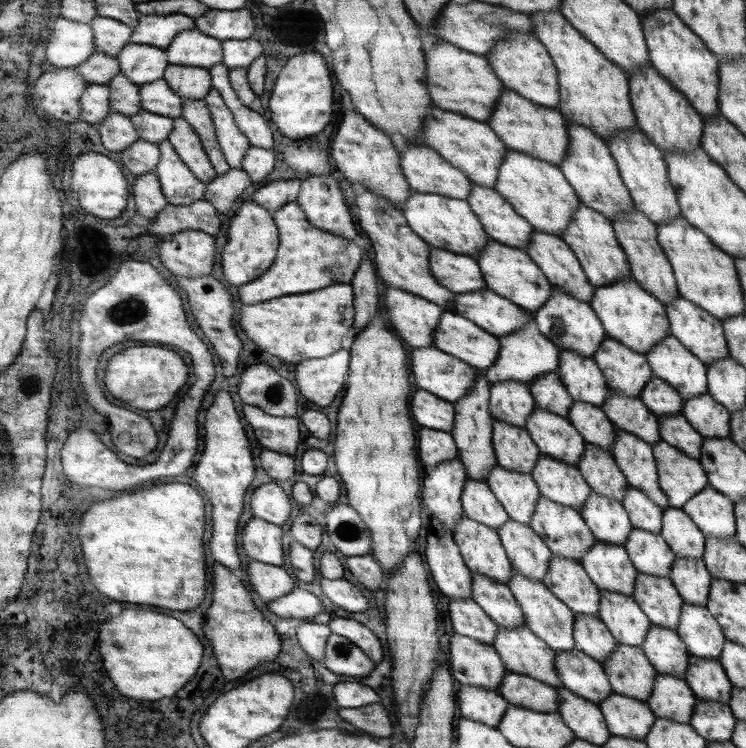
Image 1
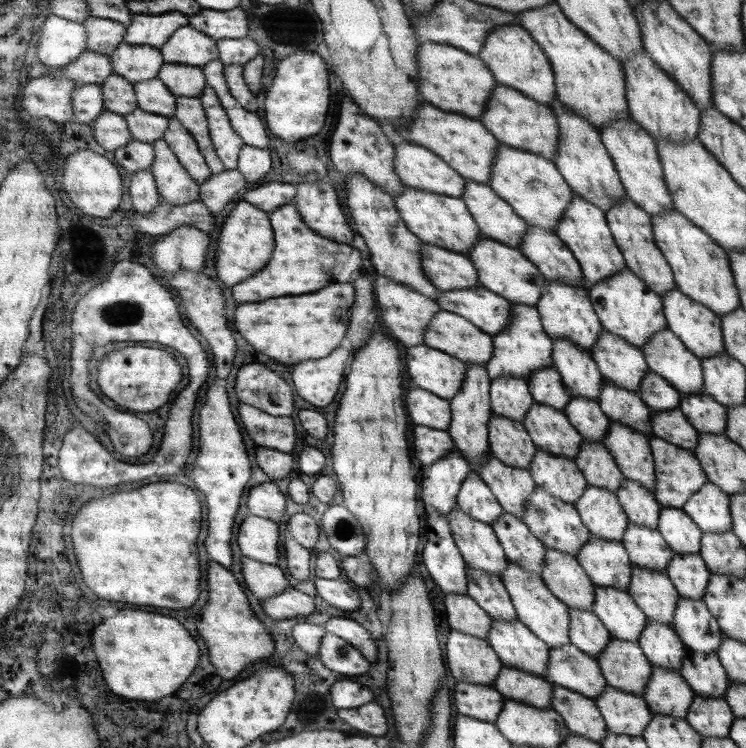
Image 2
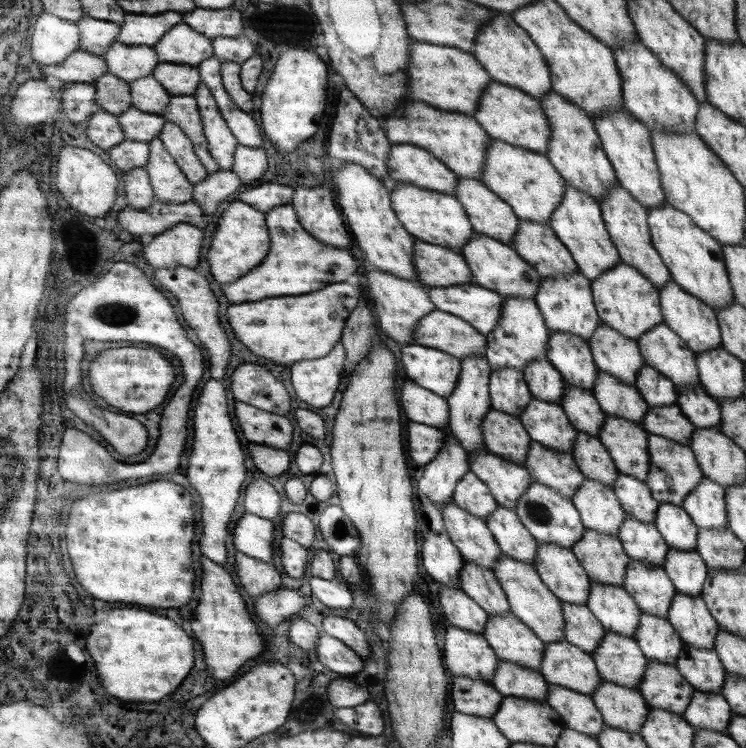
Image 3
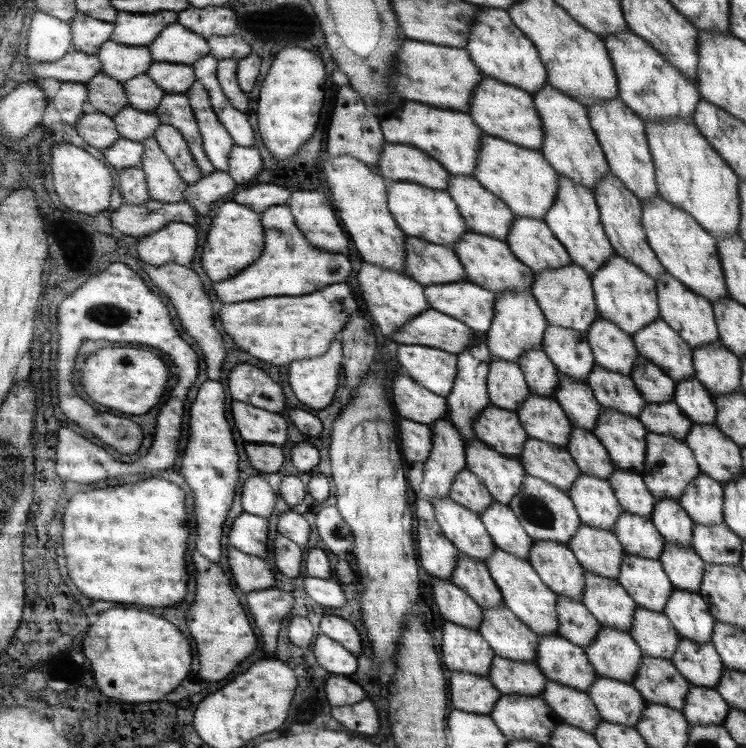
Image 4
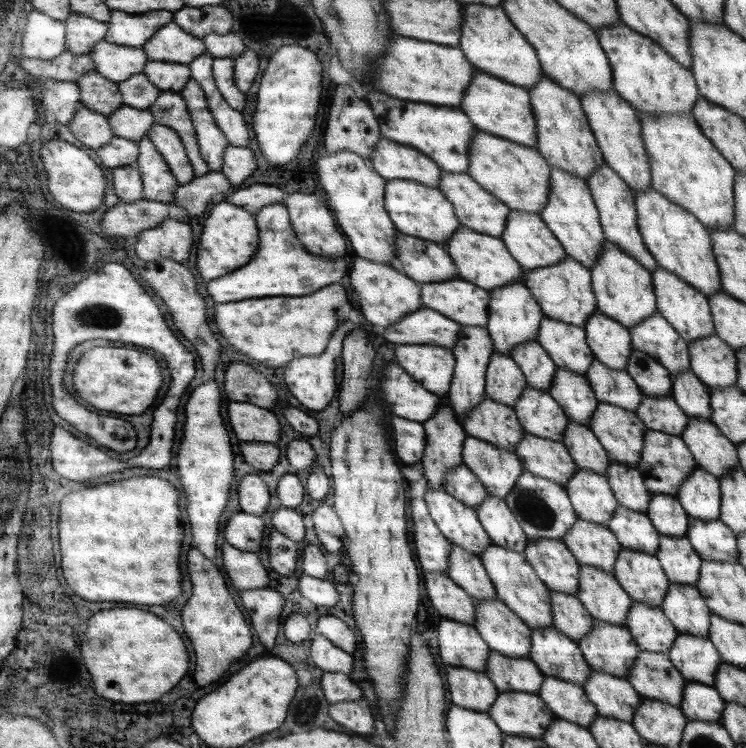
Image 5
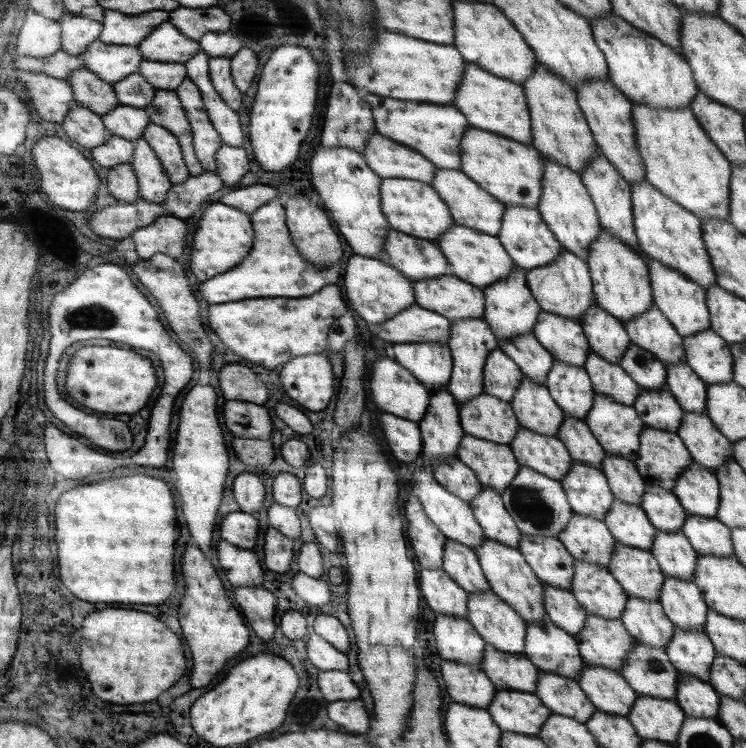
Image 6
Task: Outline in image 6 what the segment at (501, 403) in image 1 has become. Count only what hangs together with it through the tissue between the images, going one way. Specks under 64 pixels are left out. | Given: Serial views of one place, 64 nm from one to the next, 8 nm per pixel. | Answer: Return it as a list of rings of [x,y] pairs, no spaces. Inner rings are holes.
[[[499,348],[488,353],[483,376],[484,391],[509,403],[524,378],[515,360]]]

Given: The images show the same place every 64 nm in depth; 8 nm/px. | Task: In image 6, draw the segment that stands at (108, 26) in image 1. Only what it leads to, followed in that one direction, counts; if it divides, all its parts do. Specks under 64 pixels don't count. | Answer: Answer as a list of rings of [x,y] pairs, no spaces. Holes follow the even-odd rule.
[[[65,12],[59,20],[62,26],[63,51],[70,56],[79,56],[88,45],[98,41],[103,32],[103,23],[95,19],[82,18],[79,15]]]

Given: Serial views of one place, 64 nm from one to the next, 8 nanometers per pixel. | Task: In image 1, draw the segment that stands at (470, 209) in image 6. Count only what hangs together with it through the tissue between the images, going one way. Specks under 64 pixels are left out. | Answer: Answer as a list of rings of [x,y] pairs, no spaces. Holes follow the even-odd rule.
[[[475,185],[467,200],[491,240],[527,250],[535,228],[495,188]]]

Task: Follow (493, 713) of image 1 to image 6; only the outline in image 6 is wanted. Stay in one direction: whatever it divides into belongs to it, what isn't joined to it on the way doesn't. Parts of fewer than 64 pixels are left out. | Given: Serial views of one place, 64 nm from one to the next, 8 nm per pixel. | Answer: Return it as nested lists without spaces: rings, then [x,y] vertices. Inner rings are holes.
[[[442,659],[440,672],[451,702],[487,709],[496,698],[498,688],[478,665]]]

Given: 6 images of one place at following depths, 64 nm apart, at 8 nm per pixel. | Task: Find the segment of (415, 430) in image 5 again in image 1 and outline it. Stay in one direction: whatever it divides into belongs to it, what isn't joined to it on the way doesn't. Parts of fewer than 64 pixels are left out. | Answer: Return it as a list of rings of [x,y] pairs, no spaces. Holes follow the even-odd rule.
[[[420,428],[420,461],[427,469],[458,457],[459,448],[452,433]]]

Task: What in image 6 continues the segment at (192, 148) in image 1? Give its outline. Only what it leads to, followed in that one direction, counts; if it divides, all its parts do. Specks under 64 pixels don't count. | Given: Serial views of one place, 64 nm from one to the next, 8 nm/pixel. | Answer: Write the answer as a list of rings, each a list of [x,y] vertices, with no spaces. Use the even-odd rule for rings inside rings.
[[[151,122],[142,138],[147,139],[154,148],[160,162],[163,163],[164,171],[171,179],[172,185],[187,181],[190,174],[188,174],[178,139],[168,130],[157,125]]]

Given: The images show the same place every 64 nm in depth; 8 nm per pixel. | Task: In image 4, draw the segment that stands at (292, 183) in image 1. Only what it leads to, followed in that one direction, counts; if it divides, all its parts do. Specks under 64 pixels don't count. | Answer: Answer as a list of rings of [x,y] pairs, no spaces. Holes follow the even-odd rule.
[[[258,184],[236,193],[232,200],[261,213],[270,206],[288,204],[291,194],[292,190],[288,192],[276,184]]]

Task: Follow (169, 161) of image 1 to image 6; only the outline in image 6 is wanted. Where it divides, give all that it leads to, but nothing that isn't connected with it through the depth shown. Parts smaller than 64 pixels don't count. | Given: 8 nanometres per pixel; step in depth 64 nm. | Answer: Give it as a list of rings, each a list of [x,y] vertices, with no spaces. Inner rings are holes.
[[[140,137],[134,143],[135,156],[131,165],[138,178],[138,196],[146,202],[161,204],[168,199],[168,192],[172,189],[171,179],[147,139]]]

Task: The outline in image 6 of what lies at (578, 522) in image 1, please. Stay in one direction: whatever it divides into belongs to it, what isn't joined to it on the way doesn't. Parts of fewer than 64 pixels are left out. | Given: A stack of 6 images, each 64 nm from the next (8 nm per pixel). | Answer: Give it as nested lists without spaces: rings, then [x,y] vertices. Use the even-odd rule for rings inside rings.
[[[532,467],[520,468],[519,476],[516,476],[512,484],[508,486],[502,498],[523,535],[557,537],[564,531],[564,527],[568,525],[574,515],[574,508],[563,489],[562,482],[548,478],[546,475],[532,470]]]

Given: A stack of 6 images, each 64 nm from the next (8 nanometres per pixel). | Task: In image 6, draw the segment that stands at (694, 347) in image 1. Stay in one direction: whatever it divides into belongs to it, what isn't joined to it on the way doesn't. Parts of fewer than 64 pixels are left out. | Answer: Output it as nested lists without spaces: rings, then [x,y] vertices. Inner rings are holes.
[[[650,259],[647,262],[651,274],[651,286],[654,291],[655,305],[667,315],[673,327],[684,338],[698,332],[711,329],[710,308],[707,306],[707,290],[700,283],[692,281],[679,270],[672,269],[663,262]]]

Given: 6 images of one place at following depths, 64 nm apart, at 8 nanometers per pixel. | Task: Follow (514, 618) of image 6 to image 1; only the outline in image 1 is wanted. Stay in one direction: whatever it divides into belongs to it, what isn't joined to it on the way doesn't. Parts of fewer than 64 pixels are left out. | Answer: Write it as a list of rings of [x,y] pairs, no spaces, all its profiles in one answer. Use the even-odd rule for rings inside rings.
[[[525,624],[514,627],[514,629],[499,627],[493,646],[499,652],[508,671],[530,675],[530,677],[556,688],[564,686],[556,674],[556,652]]]

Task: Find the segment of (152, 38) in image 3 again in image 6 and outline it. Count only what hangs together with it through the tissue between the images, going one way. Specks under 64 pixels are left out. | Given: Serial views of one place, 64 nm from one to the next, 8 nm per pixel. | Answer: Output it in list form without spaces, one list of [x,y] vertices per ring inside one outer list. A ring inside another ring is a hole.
[[[104,10],[103,32],[100,42],[118,46],[139,46],[142,40],[160,24],[168,20],[168,12],[150,10],[140,16],[126,16],[116,10]]]

